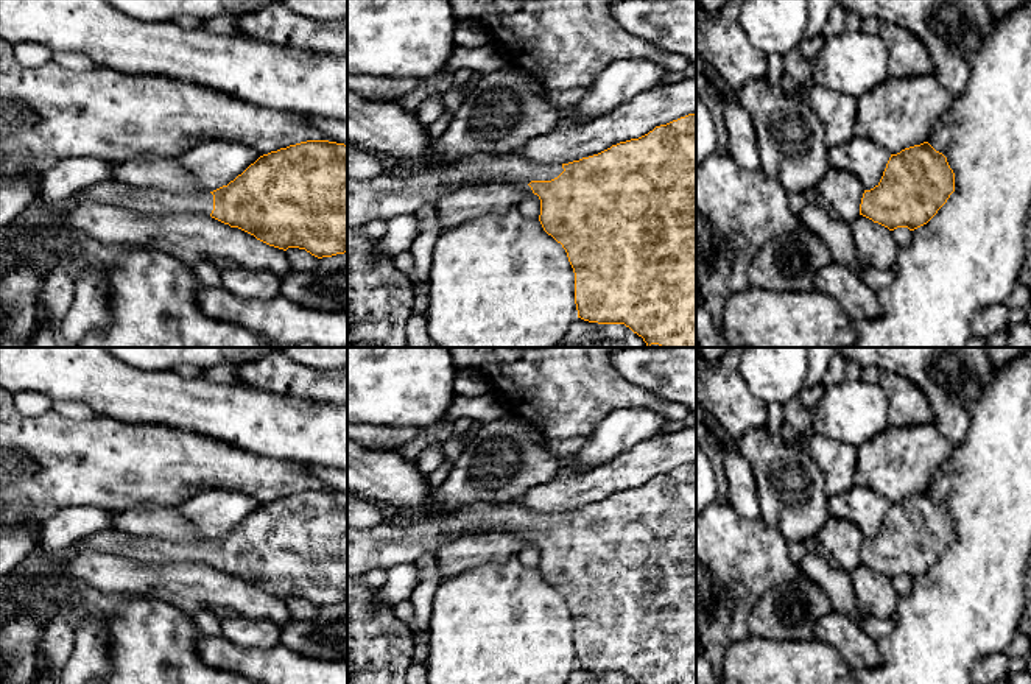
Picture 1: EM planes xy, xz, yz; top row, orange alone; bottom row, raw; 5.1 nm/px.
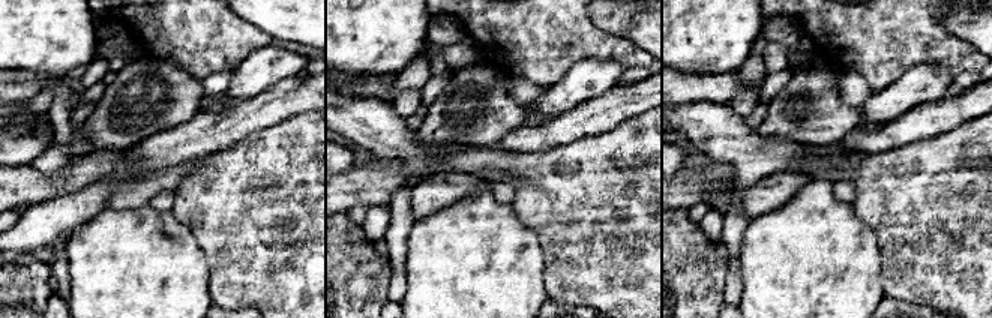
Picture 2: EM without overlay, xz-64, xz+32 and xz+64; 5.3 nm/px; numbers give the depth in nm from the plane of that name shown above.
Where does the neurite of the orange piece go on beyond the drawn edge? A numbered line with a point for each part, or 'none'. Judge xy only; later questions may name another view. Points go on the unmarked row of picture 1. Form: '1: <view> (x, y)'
1: xy (116, 542)

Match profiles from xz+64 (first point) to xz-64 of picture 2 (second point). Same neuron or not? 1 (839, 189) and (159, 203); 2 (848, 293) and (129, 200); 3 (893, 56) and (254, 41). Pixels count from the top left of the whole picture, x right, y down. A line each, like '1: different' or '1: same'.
1: same
2: different
3: same

